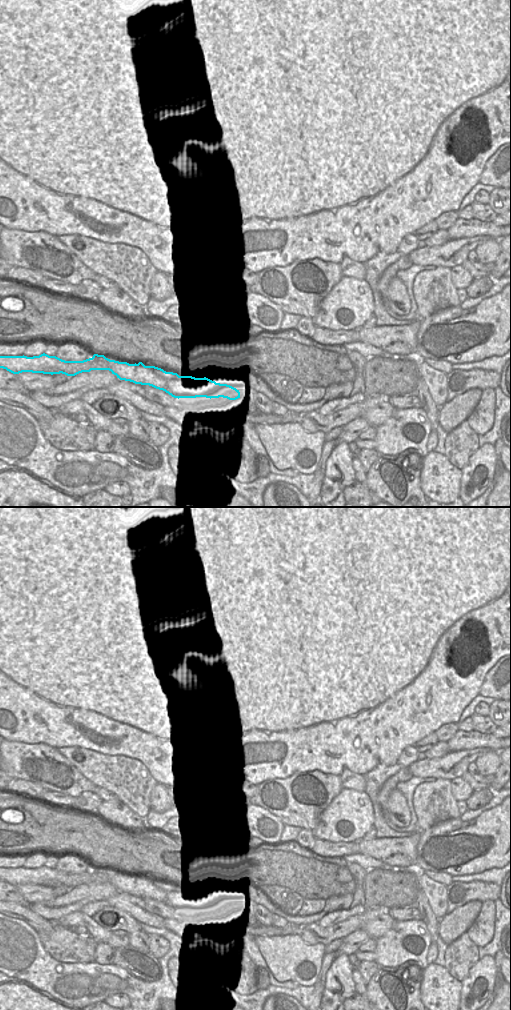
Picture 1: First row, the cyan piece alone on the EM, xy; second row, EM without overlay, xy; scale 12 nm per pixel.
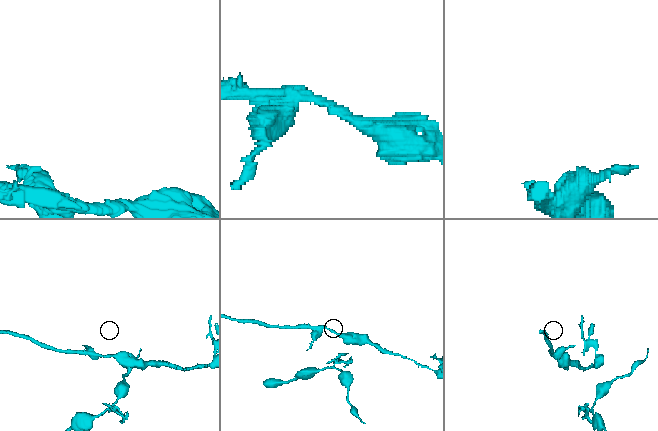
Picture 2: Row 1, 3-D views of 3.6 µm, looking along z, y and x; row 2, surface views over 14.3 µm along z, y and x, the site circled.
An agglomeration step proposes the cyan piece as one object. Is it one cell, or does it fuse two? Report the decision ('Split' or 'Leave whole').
Split

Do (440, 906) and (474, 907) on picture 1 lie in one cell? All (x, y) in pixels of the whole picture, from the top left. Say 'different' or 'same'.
different

